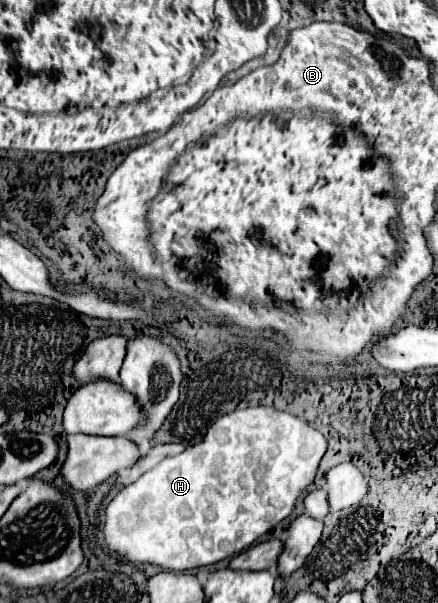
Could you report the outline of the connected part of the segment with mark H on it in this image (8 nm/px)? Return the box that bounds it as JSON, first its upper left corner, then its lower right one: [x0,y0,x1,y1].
[104,407,328,571]

